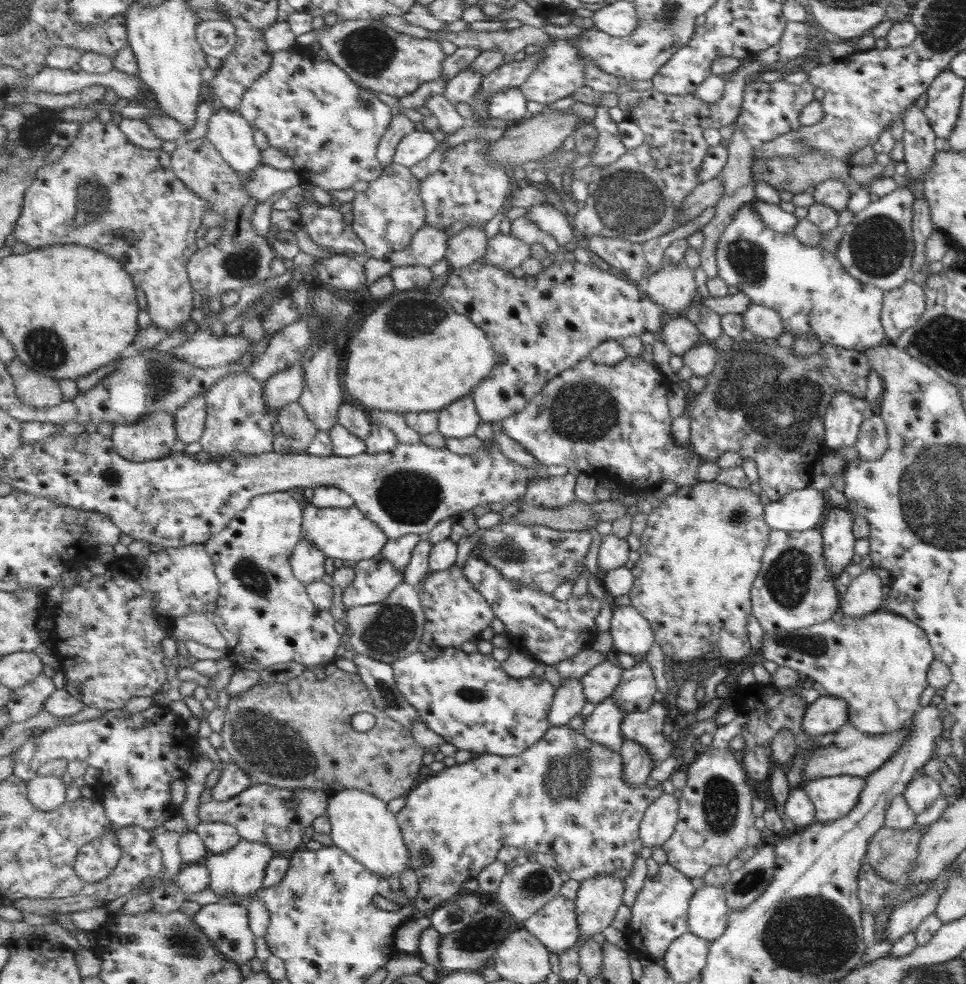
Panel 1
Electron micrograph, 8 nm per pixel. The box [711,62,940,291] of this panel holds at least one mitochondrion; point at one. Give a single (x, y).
(878, 246)

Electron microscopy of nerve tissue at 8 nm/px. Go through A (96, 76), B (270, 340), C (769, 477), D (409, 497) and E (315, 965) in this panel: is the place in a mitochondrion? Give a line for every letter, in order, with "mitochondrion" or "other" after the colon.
A: other
B: other
C: other
D: mitochondrion
E: other

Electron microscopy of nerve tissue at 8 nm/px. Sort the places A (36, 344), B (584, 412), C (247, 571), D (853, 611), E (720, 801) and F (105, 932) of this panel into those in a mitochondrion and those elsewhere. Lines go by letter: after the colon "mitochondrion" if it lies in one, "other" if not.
A: mitochondrion
B: mitochondrion
C: mitochondrion
D: other
E: mitochondrion
F: other

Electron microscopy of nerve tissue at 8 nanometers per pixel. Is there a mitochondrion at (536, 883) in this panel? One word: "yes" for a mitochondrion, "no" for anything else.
yes

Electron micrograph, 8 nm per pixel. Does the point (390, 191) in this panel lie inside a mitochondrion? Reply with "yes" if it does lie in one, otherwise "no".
no

